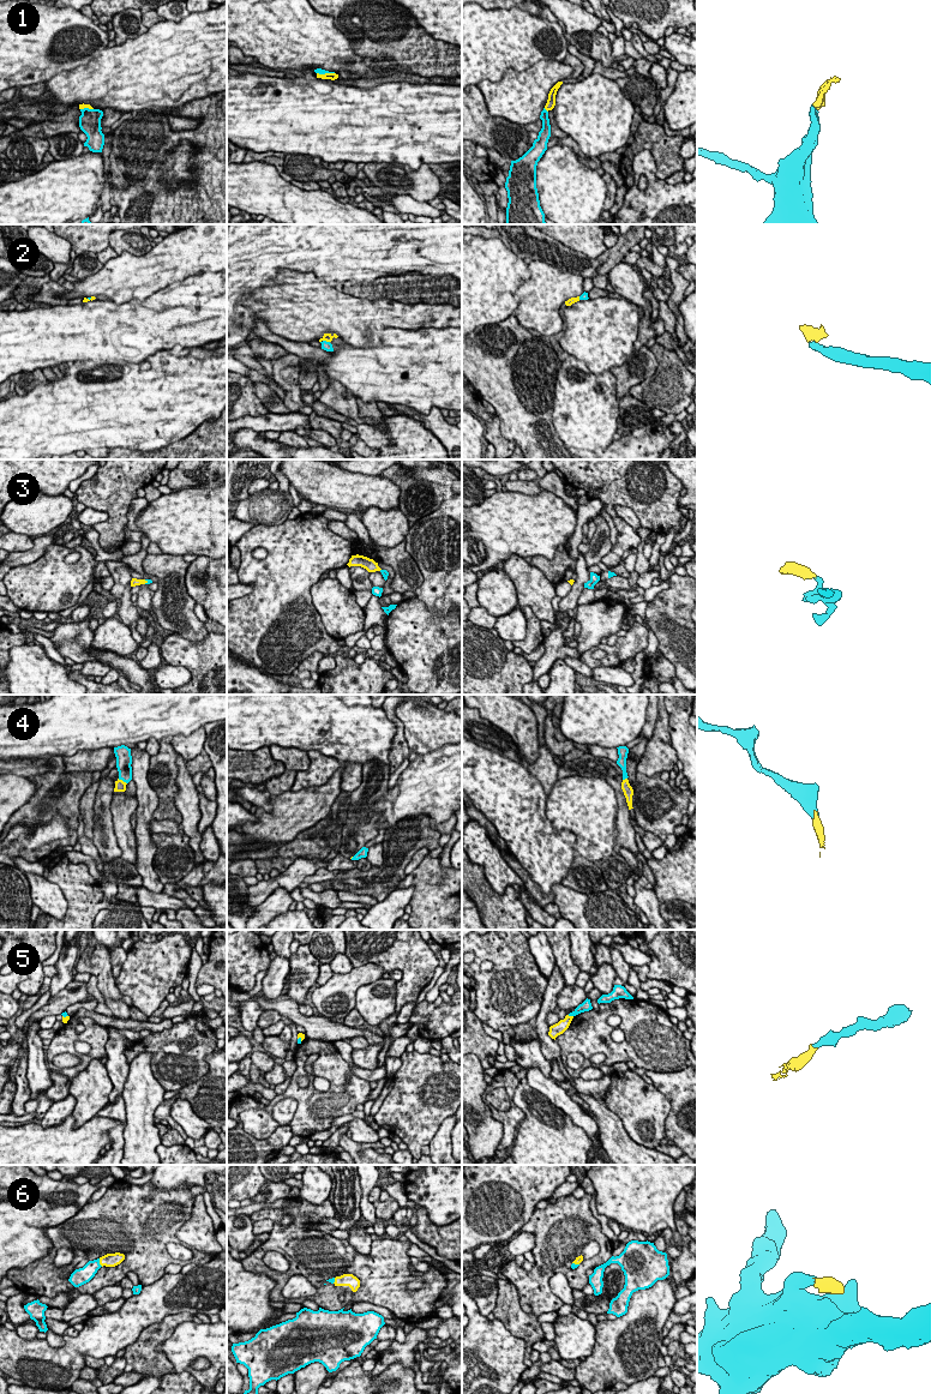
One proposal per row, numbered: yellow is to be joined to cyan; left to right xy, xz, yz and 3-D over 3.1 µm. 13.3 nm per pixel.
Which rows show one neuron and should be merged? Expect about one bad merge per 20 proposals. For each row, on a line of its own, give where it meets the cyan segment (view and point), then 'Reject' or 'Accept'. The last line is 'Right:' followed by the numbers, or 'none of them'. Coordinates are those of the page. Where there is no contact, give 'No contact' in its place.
1: Touches cyan at xz (325, 72). Accept
2: Touches cyan at xz (325, 341). Accept
3: Touches cyan at xy (146, 580). Accept
4: Touches cyan at xy (122, 780). Accept
5: Touches cyan at yz (570, 1015). Accept
6: Touches cyan at xy (98, 1262). Accept
Right: 1, 2, 3, 4, 5, 6

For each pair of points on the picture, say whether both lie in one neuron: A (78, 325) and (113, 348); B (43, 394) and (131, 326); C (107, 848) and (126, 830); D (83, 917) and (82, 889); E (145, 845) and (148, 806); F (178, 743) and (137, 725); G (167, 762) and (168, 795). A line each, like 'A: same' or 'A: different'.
A: same
B: different
C: different
D: same
E: same
F: different
G: same

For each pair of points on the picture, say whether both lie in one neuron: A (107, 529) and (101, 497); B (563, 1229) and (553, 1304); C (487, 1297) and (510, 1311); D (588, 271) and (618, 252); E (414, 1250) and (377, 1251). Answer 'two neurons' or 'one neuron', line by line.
A: one neuron
B: one neuron
C: two neurons
D: one neuron
E: two neurons

